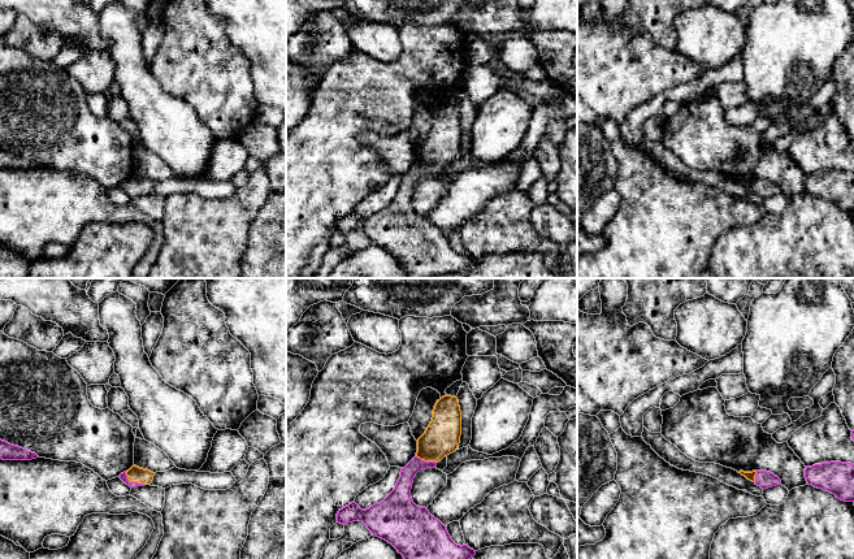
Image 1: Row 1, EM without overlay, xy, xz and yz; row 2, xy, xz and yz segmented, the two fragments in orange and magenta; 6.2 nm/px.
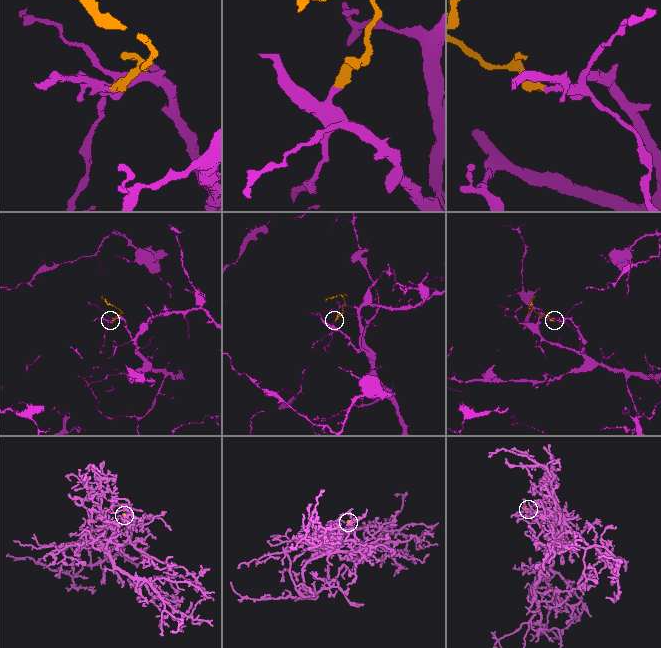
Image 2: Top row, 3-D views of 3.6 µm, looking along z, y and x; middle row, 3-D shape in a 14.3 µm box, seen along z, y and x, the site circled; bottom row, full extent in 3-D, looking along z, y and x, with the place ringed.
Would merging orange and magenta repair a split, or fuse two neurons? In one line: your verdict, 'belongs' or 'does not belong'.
belongs

